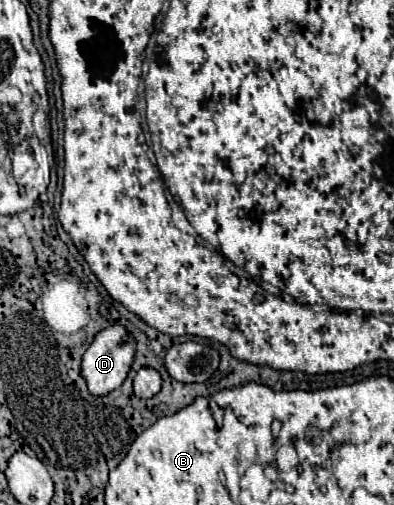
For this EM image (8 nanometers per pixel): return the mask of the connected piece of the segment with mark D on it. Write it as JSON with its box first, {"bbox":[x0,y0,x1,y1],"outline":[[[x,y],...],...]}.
{"bbox":[82,323,136,395],"outline":[[[114,323],[102,329],[82,357],[82,371],[92,395],[106,395],[108,391],[114,391],[116,387],[120,387],[120,383],[126,379],[130,371],[134,355],[136,355],[136,339],[132,337],[132,333],[128,333],[124,325]]]}

